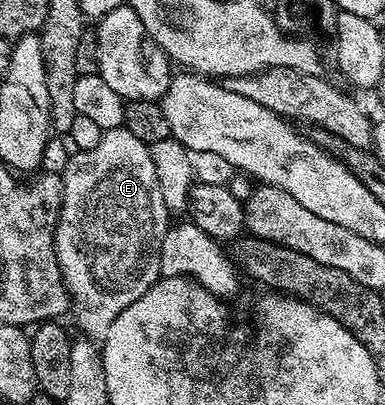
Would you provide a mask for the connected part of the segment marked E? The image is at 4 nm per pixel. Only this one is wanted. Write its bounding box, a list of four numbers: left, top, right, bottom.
[53,128,171,344]

